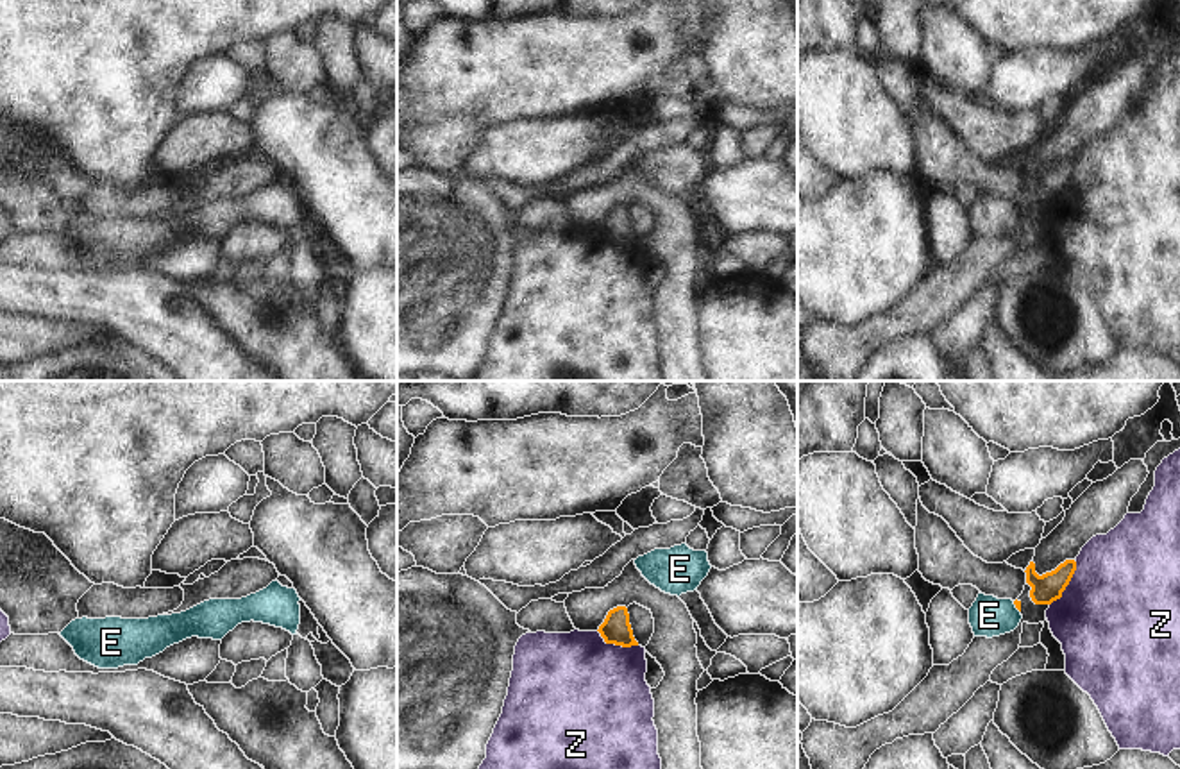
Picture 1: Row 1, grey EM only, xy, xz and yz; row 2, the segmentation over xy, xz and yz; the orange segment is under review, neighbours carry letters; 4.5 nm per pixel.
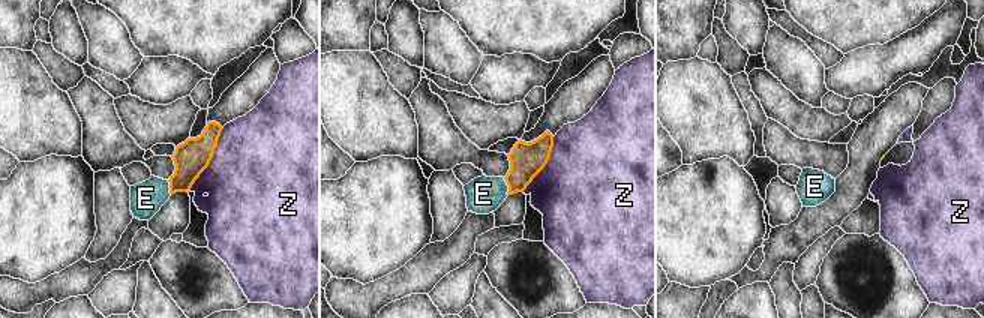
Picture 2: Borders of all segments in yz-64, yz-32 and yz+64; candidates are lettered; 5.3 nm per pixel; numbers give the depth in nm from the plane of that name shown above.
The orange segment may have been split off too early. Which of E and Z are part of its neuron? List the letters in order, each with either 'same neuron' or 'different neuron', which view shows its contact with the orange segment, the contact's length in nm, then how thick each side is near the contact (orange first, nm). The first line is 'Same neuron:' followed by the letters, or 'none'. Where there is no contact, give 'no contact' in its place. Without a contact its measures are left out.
Same neuron: E
E: same neuron | yz | 70 nm | 30/180 nm
Z: different neuron | yz | 240 nm | 130/500 nm

